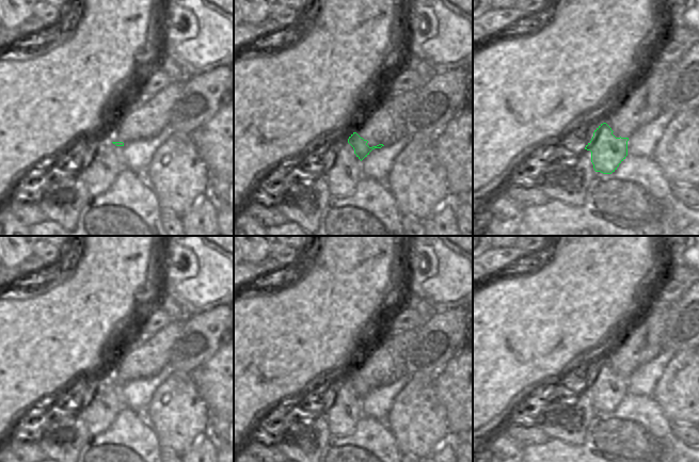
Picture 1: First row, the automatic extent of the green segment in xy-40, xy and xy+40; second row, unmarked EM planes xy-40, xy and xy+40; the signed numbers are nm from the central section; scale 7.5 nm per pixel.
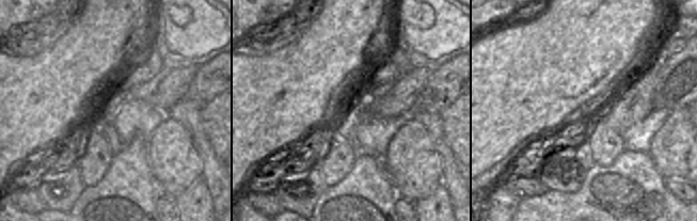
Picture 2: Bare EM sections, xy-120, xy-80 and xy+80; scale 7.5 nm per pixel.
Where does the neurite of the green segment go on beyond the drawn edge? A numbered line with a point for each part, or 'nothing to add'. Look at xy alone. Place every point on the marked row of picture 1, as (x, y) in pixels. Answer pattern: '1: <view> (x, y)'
1: xy (346, 172)

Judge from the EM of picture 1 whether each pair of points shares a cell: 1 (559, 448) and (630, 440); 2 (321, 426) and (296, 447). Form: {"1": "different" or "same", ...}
{"1": "same", "2": "same"}

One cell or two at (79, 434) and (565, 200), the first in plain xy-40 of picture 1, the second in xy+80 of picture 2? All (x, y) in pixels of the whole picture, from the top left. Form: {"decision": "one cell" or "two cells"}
{"decision": "two cells"}

